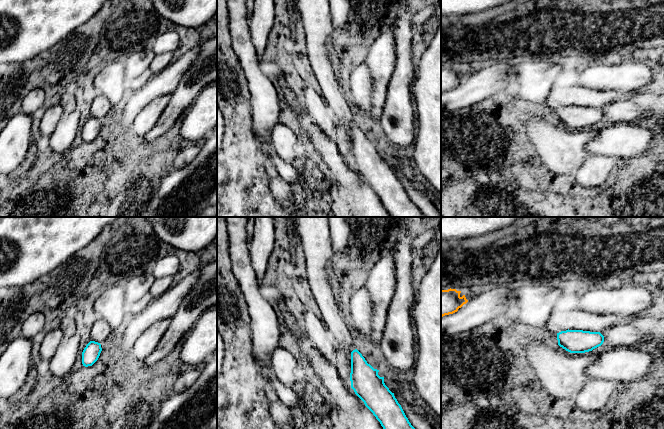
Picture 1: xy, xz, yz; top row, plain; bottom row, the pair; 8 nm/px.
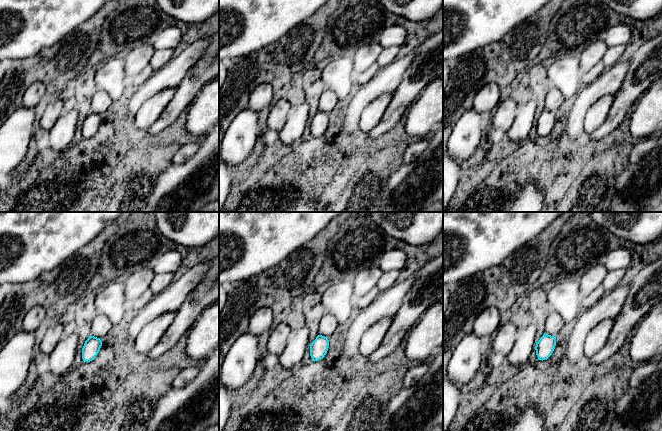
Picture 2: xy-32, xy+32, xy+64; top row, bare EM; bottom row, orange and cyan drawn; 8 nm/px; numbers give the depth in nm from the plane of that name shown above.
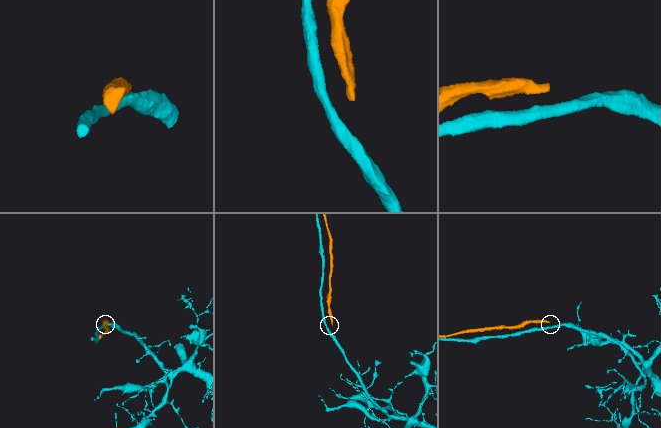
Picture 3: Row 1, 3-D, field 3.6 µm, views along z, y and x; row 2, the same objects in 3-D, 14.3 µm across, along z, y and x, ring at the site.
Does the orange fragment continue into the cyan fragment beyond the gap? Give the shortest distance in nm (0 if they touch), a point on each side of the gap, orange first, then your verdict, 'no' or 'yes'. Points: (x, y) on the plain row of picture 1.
750 nm | yz (467, 77), (557, 109) | no

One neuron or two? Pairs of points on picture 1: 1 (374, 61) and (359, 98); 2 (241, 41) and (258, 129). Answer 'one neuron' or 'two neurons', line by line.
1: two neurons
2: one neuron

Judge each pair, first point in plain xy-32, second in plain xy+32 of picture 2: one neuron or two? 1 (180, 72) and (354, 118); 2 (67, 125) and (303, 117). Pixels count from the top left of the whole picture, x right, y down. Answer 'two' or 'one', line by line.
1: one
2: one

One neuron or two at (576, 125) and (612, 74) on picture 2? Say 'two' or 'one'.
one

